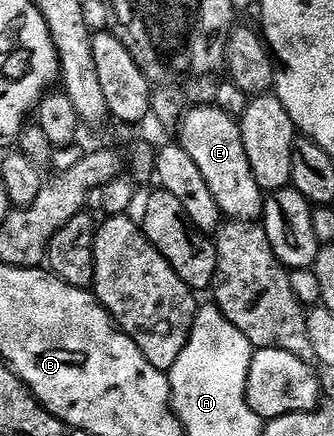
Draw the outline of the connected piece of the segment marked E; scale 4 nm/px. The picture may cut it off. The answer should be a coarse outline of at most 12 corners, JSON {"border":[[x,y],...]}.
{"border":[[185,108],[178,143],[228,220],[255,221],[265,193],[237,117]]}

